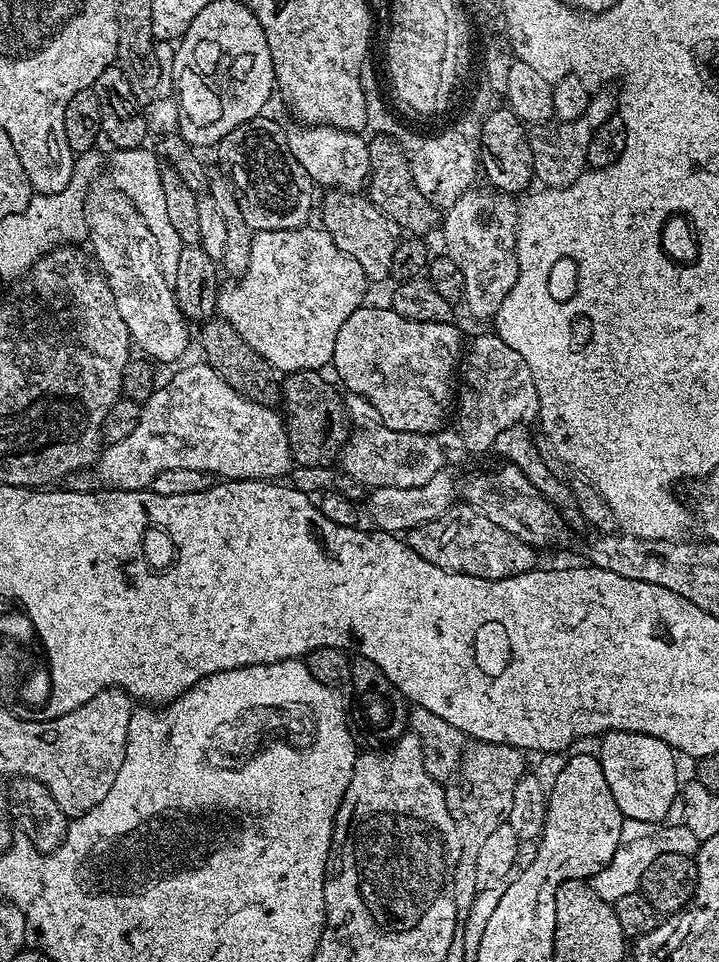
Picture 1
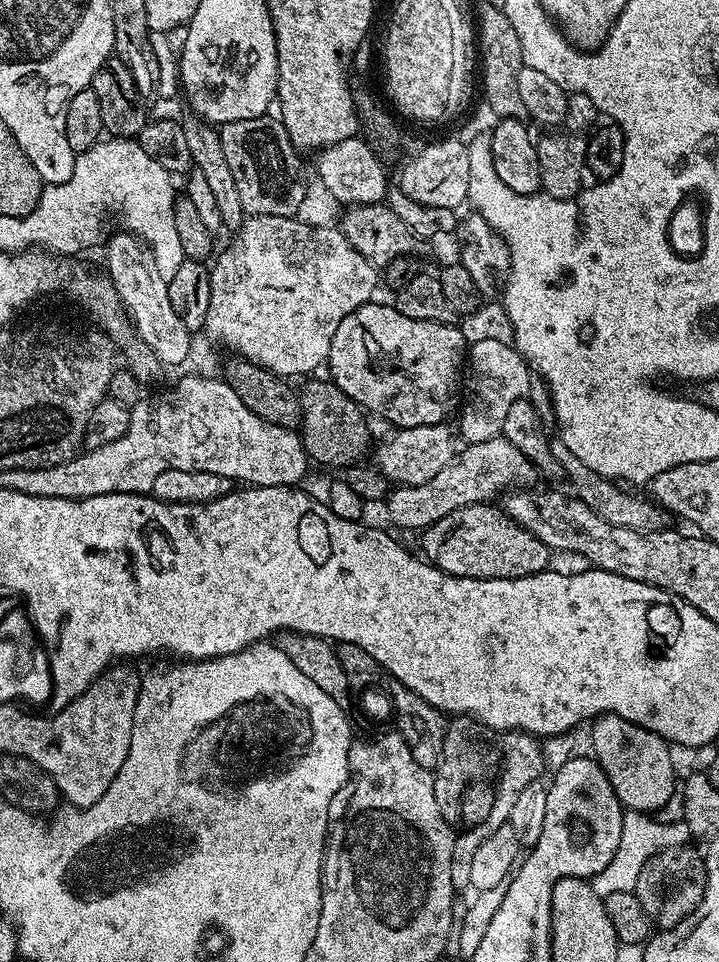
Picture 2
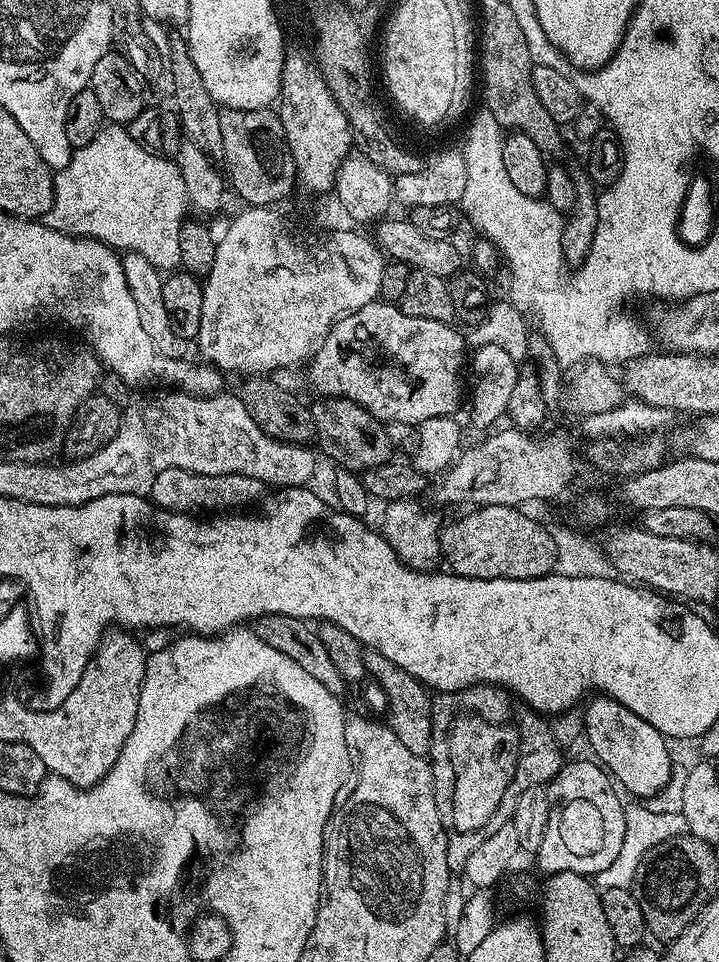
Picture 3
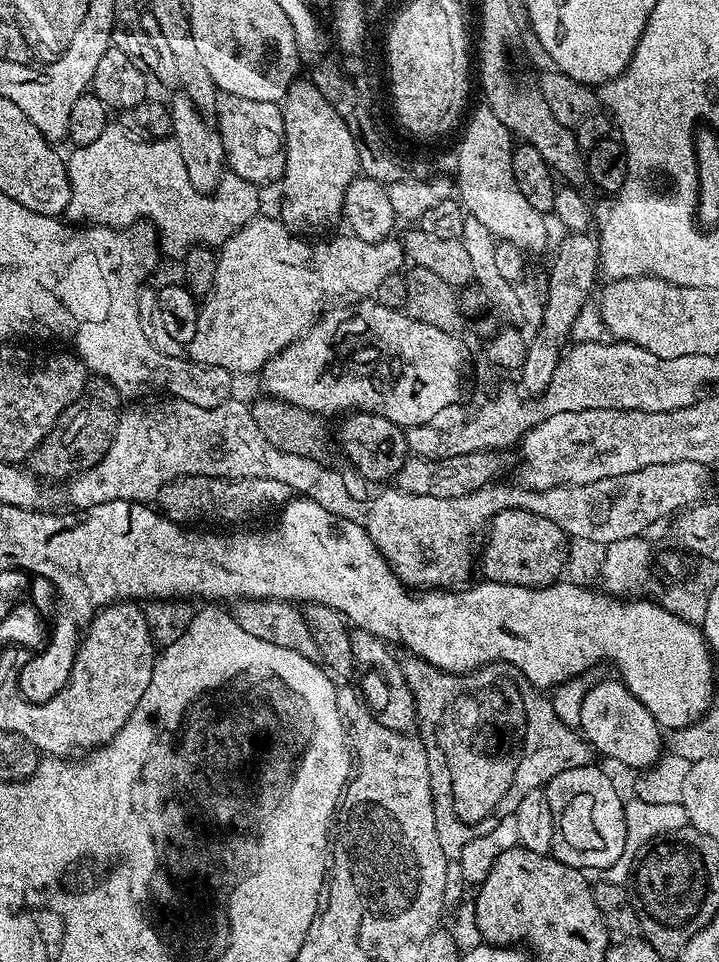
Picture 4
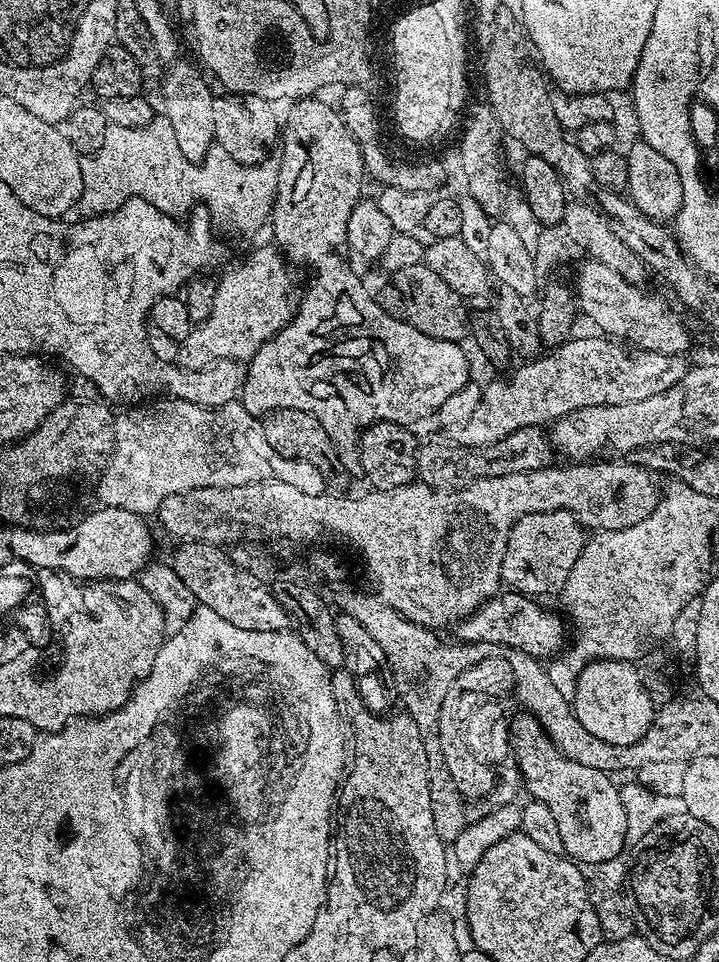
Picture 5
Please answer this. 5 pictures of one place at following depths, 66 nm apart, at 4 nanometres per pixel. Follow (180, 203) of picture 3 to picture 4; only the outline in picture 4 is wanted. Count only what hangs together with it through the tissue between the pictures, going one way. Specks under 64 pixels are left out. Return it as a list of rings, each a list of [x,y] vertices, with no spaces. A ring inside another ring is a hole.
[[[108,126],[90,145],[71,151],[66,156],[72,187],[67,219],[101,228],[130,228],[137,222],[147,222],[158,233],[159,247],[176,258],[183,257],[194,242],[224,244],[262,212],[261,189],[231,174],[222,175],[211,194],[198,191],[171,138],[136,139],[119,126]]]

